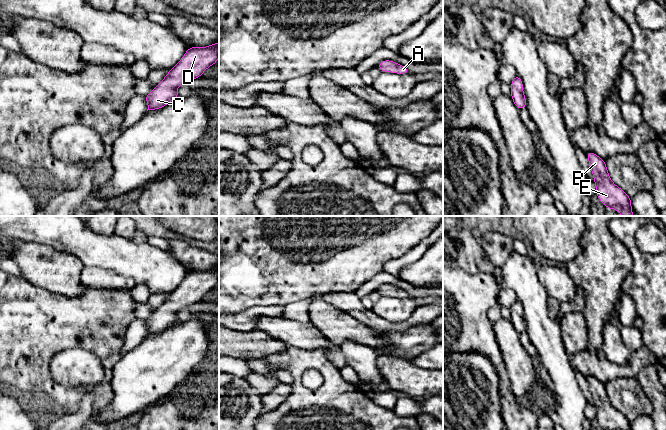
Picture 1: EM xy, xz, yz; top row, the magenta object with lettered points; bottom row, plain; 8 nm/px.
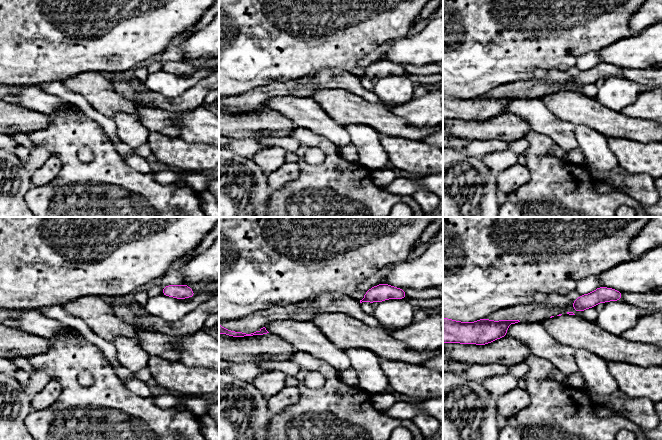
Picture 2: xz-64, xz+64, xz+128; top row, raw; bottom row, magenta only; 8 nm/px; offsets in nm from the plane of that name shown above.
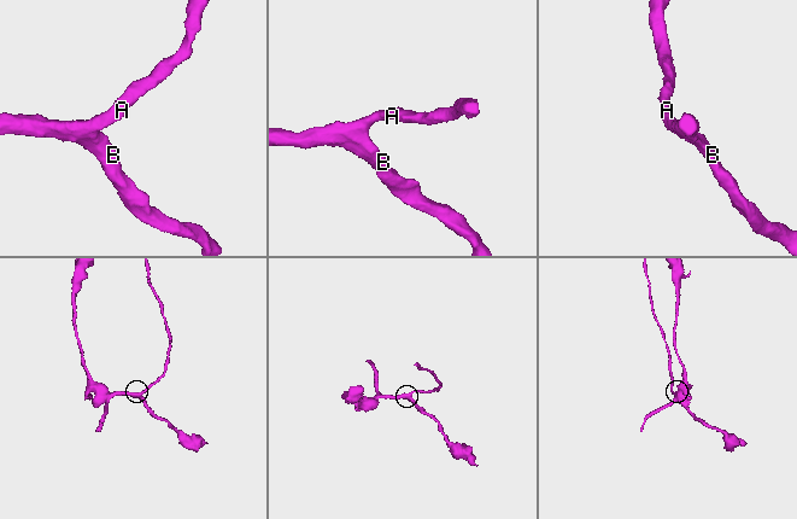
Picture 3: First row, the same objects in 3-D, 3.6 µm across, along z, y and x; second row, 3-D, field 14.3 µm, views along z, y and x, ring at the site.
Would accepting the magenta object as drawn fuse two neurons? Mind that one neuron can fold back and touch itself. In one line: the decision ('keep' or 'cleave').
keep

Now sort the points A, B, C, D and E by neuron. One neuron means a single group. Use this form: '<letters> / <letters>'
A B C D E

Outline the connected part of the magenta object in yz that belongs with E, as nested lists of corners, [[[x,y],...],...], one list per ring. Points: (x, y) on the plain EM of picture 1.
[[[587,376],[586,379],[593,397],[599,424],[605,430],[631,430],[631,422],[612,406],[605,385],[593,376]]]

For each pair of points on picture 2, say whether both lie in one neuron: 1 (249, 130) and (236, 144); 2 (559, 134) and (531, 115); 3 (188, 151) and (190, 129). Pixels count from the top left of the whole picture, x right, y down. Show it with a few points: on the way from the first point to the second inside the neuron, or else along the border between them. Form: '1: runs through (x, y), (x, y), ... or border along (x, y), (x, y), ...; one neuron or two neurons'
1: border along (256, 138), (230, 139); two neurons
2: runs through (552, 127), (538, 116); one neuron
3: border along (178, 137), (192, 143), (208, 144); two neurons

